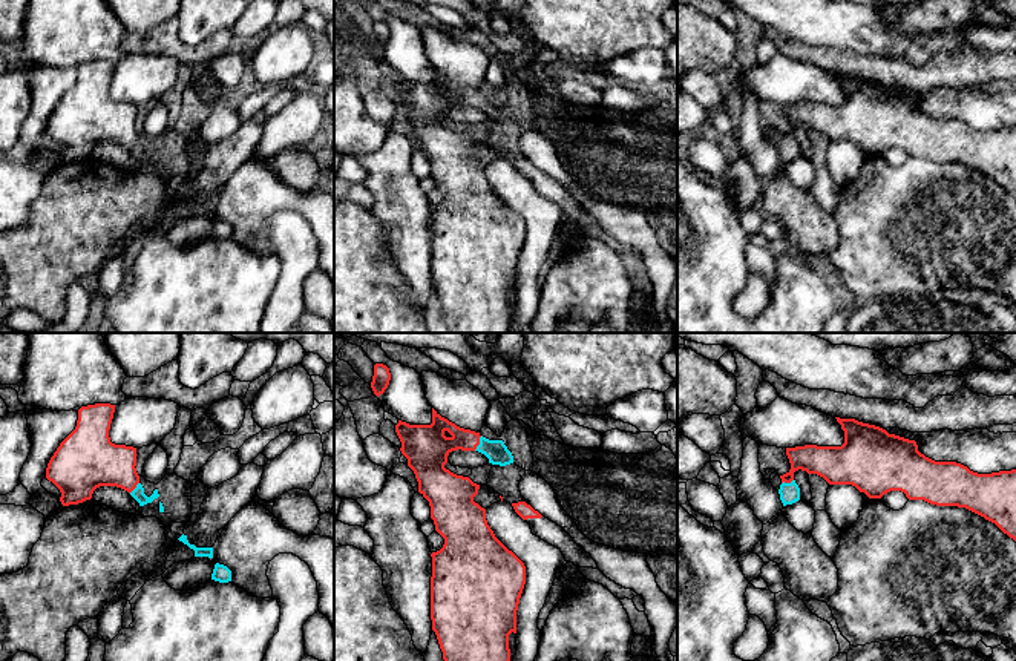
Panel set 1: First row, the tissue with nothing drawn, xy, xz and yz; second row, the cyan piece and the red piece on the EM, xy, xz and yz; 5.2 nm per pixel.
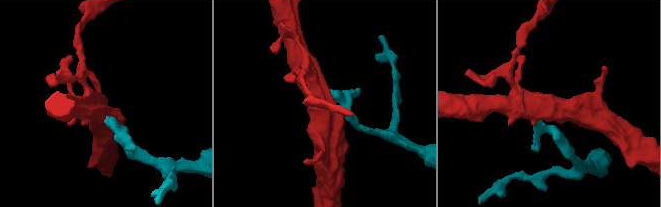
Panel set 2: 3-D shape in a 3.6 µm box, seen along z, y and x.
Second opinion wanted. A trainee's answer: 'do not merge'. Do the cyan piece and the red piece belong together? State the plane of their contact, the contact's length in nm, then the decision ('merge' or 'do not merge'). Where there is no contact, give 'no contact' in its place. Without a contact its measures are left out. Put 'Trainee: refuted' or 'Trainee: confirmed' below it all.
contact in xz; length 90 nm; merge
Trainee: refuted

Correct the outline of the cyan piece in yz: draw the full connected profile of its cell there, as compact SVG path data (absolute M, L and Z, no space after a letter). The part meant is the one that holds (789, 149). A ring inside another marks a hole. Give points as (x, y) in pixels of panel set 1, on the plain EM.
M835 74L844 87L841 103L805 101L786 104L791 126L780 132L778 146L783 163L800 156L800 144L794 129L801 126L823 133L829 141L852 141L869 155L881 155L890 147L901 147L909 156L924 156L936 163L965 164L995 179L1016 198L1016 126L978 130L956 118L935 118L918 107L915 97L909 97L886 86Z

